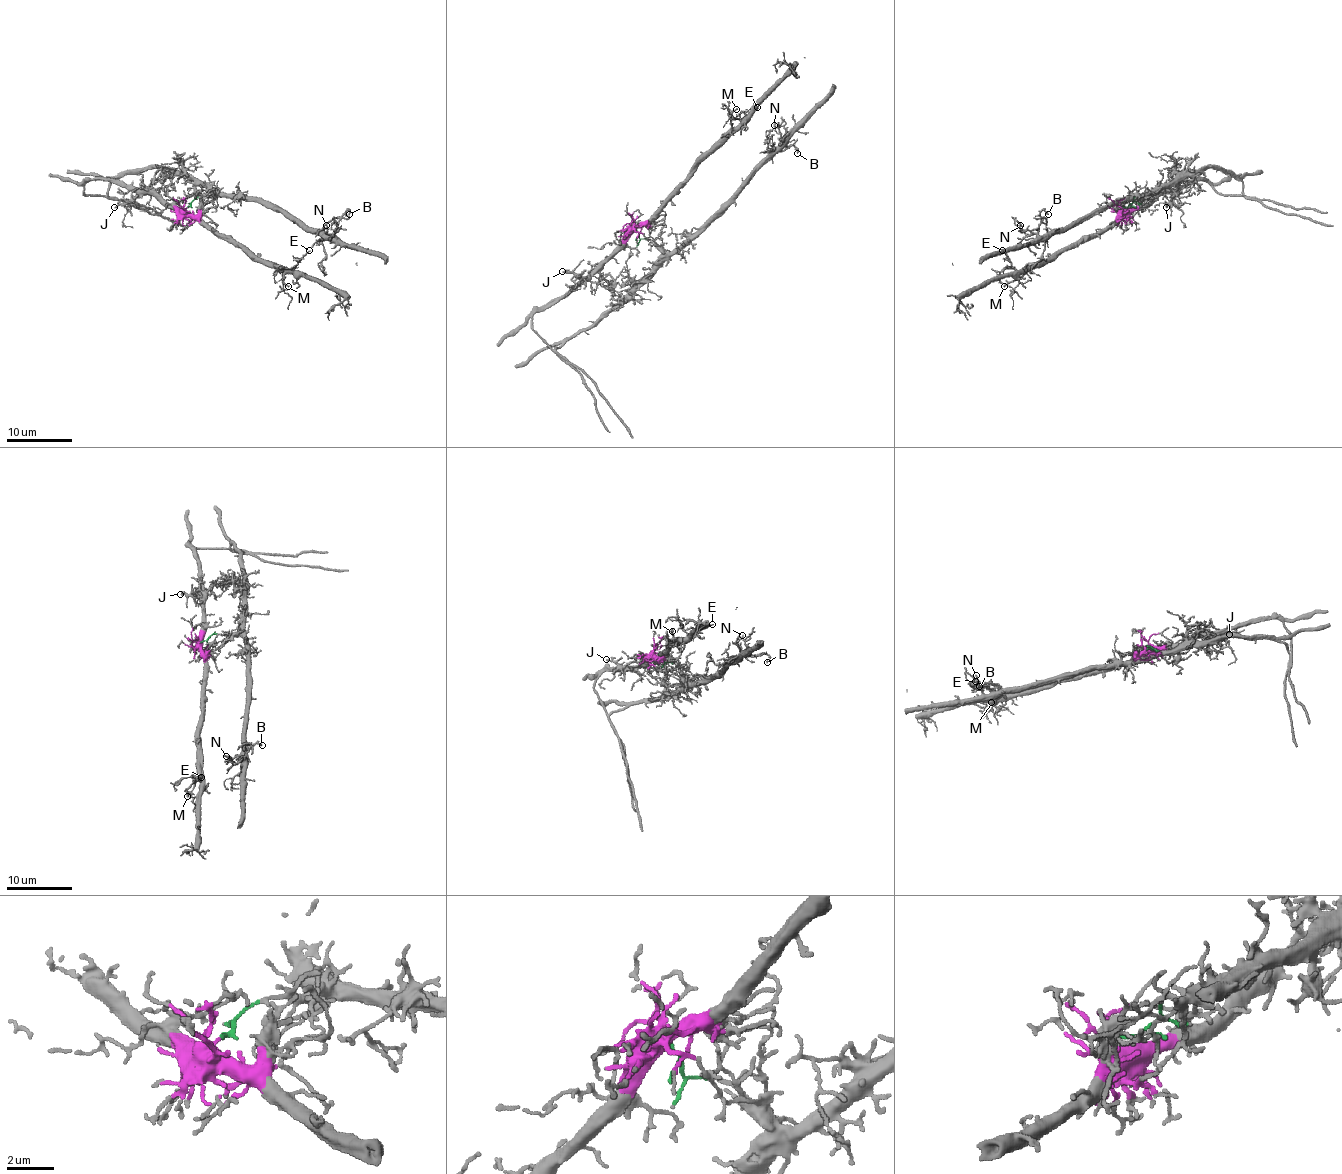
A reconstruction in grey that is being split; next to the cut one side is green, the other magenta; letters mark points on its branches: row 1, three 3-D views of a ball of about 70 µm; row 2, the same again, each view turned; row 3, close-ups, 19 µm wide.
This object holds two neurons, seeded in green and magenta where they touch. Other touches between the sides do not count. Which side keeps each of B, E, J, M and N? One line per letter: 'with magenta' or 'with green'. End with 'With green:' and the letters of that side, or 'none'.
B: with green
E: with magenta
J: with magenta
M: with magenta
N: with green
With green: B, N

